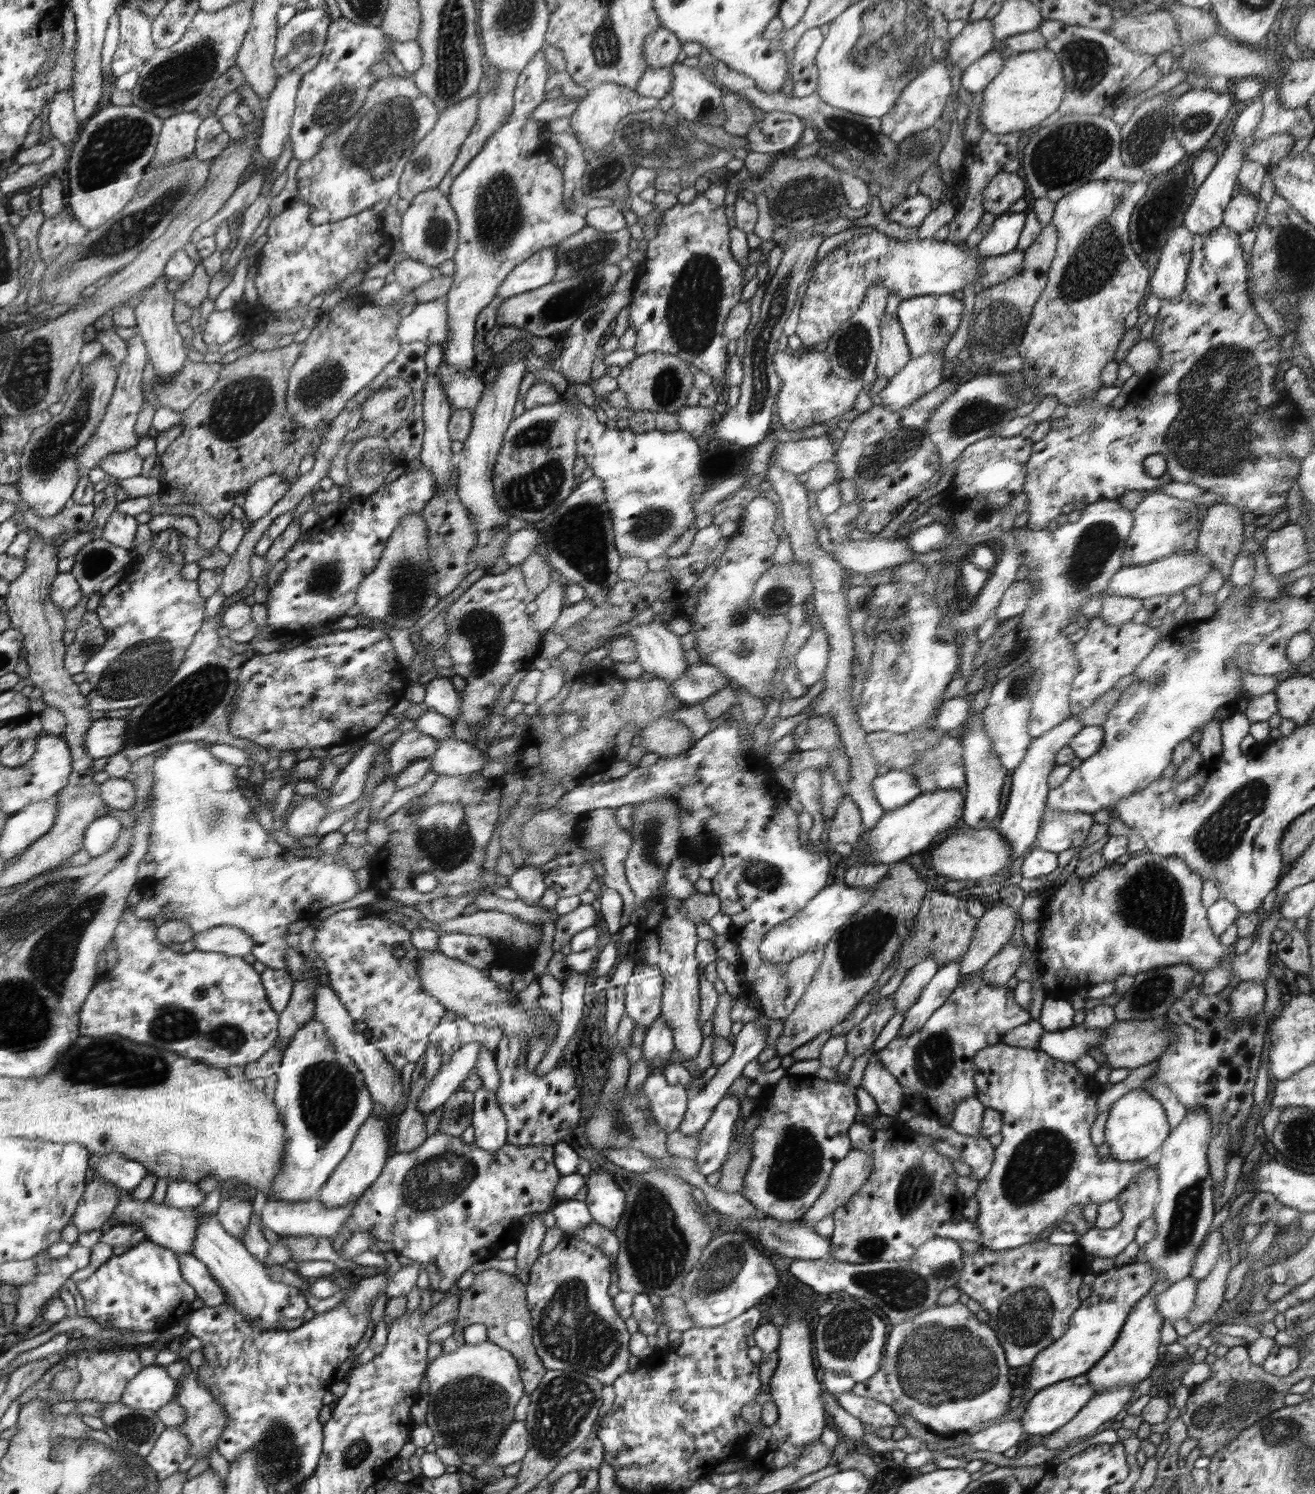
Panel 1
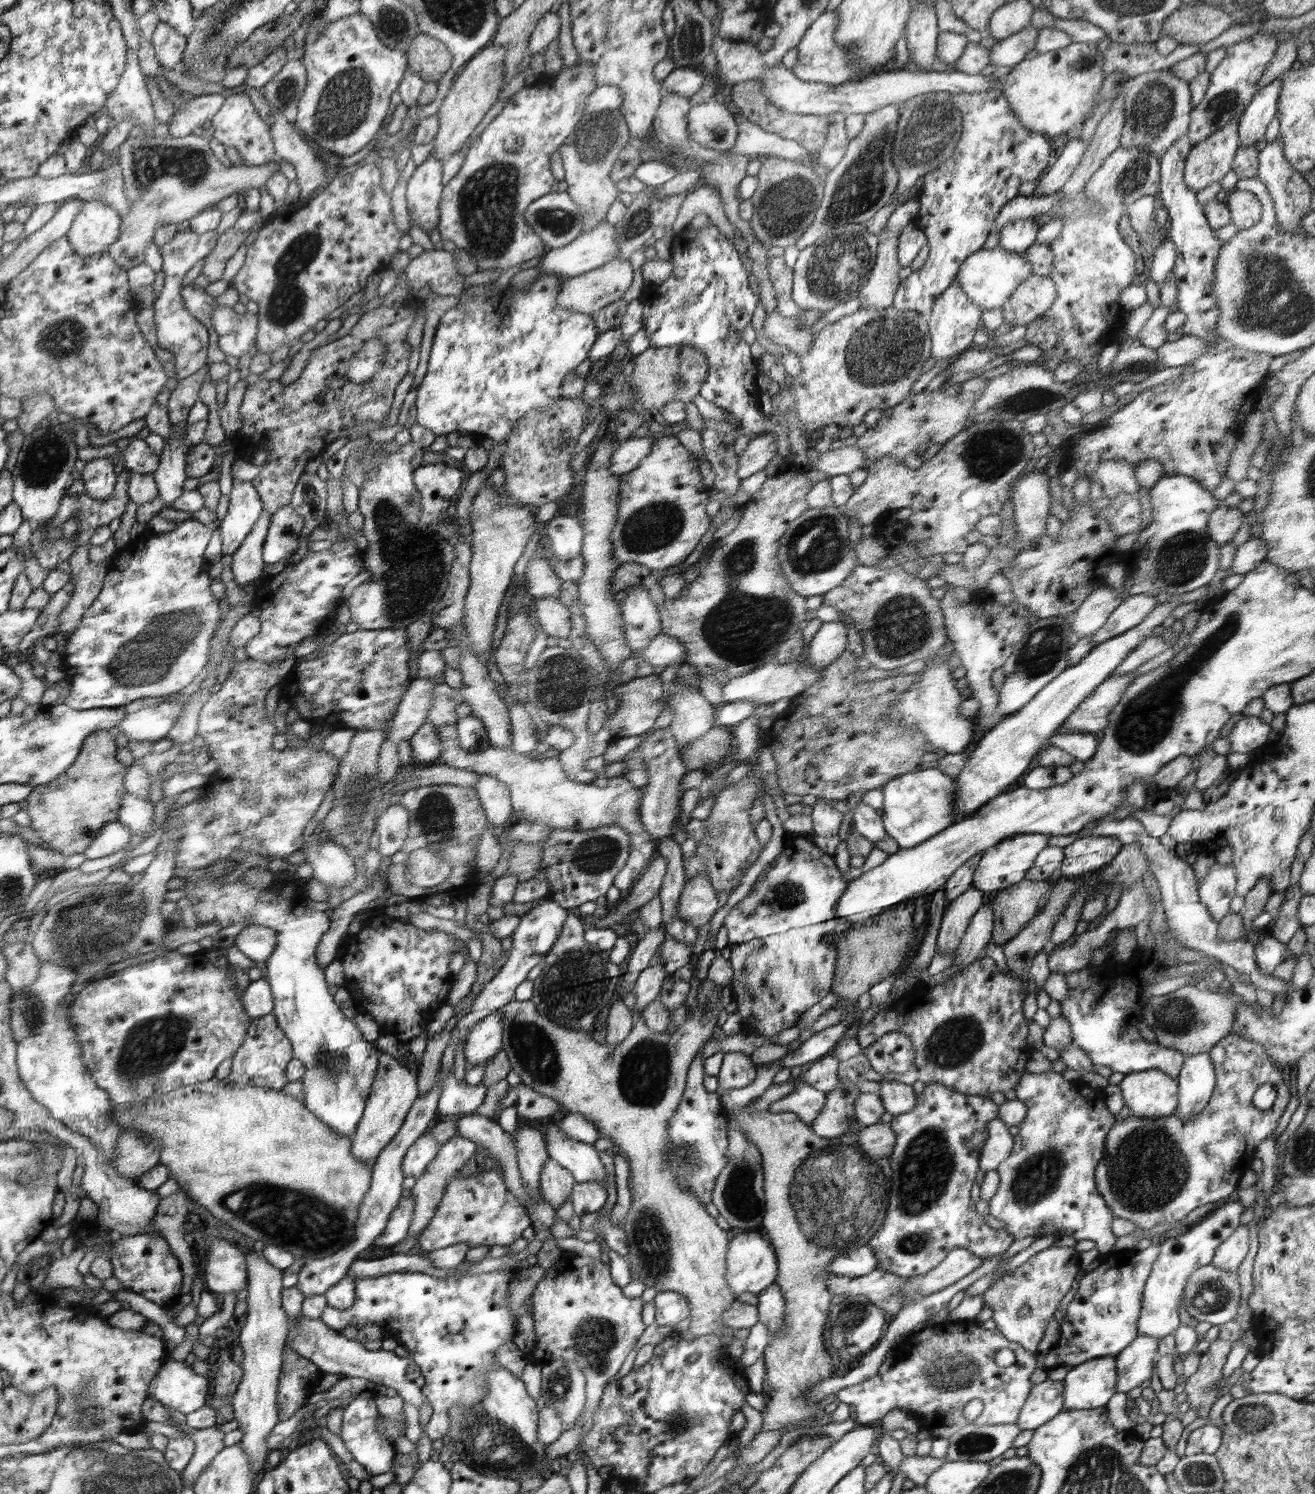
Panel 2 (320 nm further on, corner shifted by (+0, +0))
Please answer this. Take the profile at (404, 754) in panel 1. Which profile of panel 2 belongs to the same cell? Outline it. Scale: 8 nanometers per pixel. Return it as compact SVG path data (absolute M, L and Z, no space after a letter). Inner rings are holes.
M439 684L432 691L433 702L429 708L427 721L436 725L442 741L441 753L437 761L441 764L469 770L481 774L489 774L506 783L513 792L513 808L520 811L522 818L528 823L541 823L556 829L572 831L592 830L604 826L618 826L628 832L631 855L626 864L614 877L614 886L619 888L622 896L633 892L633 887L647 865L657 854L658 843L652 835L644 829L640 821L638 808L642 798L642 791L636 788L625 776L614 777L604 781L601 786L591 783L580 783L570 780L562 763L556 757L547 759L533 759L533 755L518 754L510 748L498 748L496 751L482 752L479 755L471 755L464 750L458 741L456 723L458 714L456 707L464 702L464 697L458 689L448 685ZM635 853L635 854L634 854ZM642 854L643 858L635 858Z

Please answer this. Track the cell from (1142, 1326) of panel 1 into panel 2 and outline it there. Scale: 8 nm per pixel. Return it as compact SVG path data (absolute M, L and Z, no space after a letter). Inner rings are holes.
M1240 1200L1223 1202L1202 1220L1189 1226L1186 1233L1159 1241L1161 1249L1142 1292L1138 1335L1148 1335L1160 1340L1173 1334L1181 1325L1178 1307L1180 1307L1180 1299L1184 1297L1188 1277L1198 1268L1211 1264L1216 1249L1240 1226L1240 1218L1244 1211L1244 1205Z

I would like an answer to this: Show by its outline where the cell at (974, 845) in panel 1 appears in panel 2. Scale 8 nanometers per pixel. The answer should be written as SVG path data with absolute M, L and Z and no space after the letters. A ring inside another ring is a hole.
M1028 833L1026 835L1013 835L996 843L996 846L981 854L979 865L973 874L972 887L981 890L990 897L997 891L1020 882L1034 864L1036 857L1048 846L1049 837L1047 834Z

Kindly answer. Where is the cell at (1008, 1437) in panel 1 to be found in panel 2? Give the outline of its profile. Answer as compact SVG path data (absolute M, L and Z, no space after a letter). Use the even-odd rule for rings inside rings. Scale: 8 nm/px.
M1046 1379L1035 1384L1020 1411L1016 1424L1021 1430L1036 1430L1065 1409L1064 1381Z

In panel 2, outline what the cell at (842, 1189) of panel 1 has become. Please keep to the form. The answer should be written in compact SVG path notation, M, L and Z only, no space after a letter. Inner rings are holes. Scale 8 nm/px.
M876 1123L862 1127L858 1142L868 1160L889 1158L893 1154L897 1136L890 1123Z

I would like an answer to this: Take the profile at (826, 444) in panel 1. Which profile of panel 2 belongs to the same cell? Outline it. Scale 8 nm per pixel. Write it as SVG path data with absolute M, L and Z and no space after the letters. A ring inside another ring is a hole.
M851 445L822 453L816 462L816 470L829 477L852 474L854 470L865 468L866 457L859 446Z

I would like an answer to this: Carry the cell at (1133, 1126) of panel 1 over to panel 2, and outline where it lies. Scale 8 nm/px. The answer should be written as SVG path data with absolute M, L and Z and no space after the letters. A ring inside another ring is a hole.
M1162 1071L1125 1075L1118 1088L1132 1116L1155 1119L1177 1112L1177 1080Z

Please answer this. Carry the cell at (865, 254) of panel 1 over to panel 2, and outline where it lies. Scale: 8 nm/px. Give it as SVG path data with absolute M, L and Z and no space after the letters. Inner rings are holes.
M997 246L995 249L980 249L962 262L956 280L960 281L968 298L984 310L994 310L1005 305L1011 294L1027 278L1033 275L1032 265L1021 253L1006 251Z

